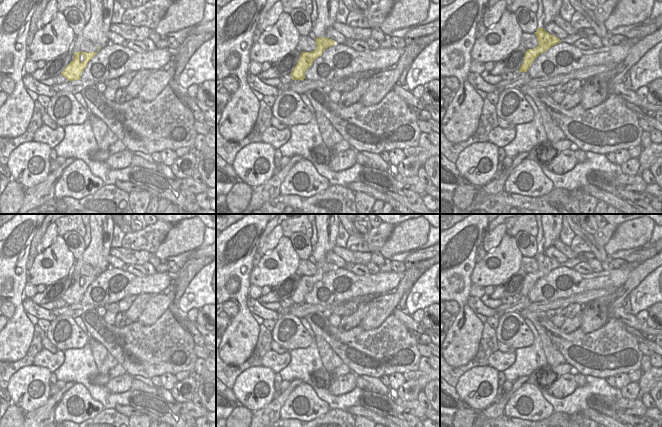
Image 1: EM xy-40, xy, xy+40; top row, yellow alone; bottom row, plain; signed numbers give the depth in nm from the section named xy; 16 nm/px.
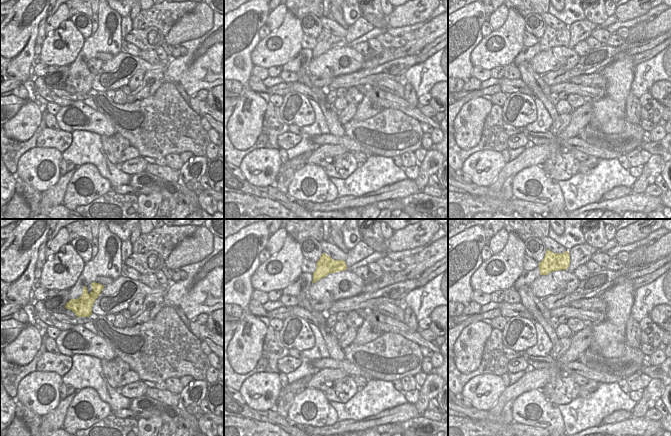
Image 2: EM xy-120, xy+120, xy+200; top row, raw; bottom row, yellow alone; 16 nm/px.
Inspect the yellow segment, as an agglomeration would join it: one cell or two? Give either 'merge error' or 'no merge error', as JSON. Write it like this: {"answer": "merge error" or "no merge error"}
{"answer": "no merge error"}

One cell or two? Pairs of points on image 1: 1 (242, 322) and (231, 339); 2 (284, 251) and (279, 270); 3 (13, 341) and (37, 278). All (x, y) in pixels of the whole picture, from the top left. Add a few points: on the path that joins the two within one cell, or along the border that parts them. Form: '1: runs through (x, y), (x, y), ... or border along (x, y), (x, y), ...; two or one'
1: runs through (242, 326), (235, 335); one
2: runs through (283, 256), (283, 260), (279, 265); one
3: border along (26, 271), (27, 282); two

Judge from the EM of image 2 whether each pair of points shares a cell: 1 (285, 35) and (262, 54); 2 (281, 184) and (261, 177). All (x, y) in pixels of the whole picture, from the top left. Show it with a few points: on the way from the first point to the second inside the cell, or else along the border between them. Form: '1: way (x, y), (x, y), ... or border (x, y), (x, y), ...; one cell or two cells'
1: way (284, 43), (279, 50), (270, 52); one cell
2: border (277, 178), (273, 185); two cells

